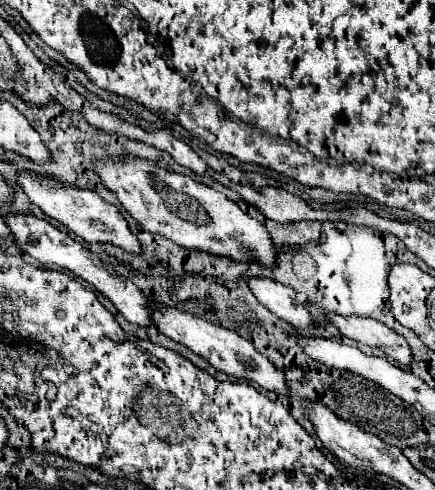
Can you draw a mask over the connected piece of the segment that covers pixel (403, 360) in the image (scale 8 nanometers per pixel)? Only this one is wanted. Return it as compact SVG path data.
M325 316L329 324L339 328L339 332L359 344L367 344L373 348L383 350L391 360L397 364L409 364L413 360L413 352L405 338L393 332L389 326L381 324L379 320L359 318L359 316Z

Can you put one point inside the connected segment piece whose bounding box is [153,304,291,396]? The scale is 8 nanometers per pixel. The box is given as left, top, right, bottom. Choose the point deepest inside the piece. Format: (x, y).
(223, 349)

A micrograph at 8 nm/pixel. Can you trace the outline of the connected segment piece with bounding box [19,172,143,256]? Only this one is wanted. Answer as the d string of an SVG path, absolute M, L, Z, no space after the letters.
M27 172L21 174L19 184L21 184L21 188L25 190L25 194L29 196L29 200L33 204L37 204L49 218L55 218L61 224L65 224L73 234L81 236L85 242L103 242L103 244L109 242L109 244L119 246L121 250L125 250L125 252L129 252L133 256L143 254L141 242L131 232L131 228L129 228L127 220L123 218L123 214L119 212L119 208L105 202L93 190L81 190L81 188L75 188L75 186L63 186L55 178L27 174Z

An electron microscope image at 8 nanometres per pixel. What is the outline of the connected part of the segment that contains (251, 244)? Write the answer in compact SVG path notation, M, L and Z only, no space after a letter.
M99 160L95 166L101 182L117 194L125 210L153 234L161 234L185 250L207 252L237 262L257 262L265 268L275 268L277 246L265 226L247 216L225 194L191 180L189 176L167 172L151 160Z

